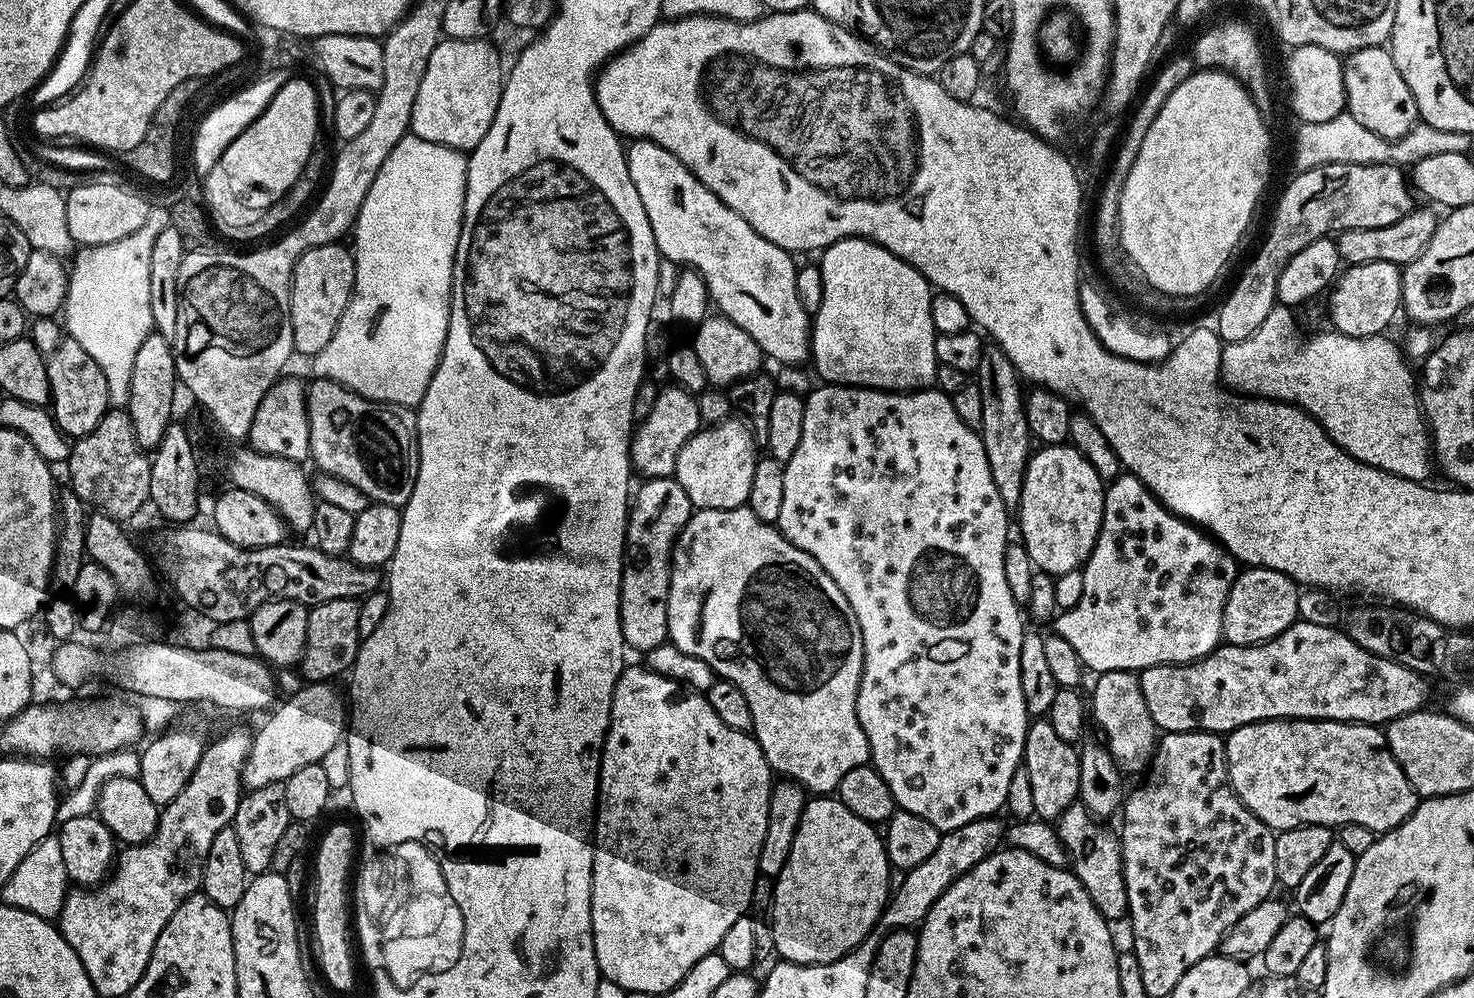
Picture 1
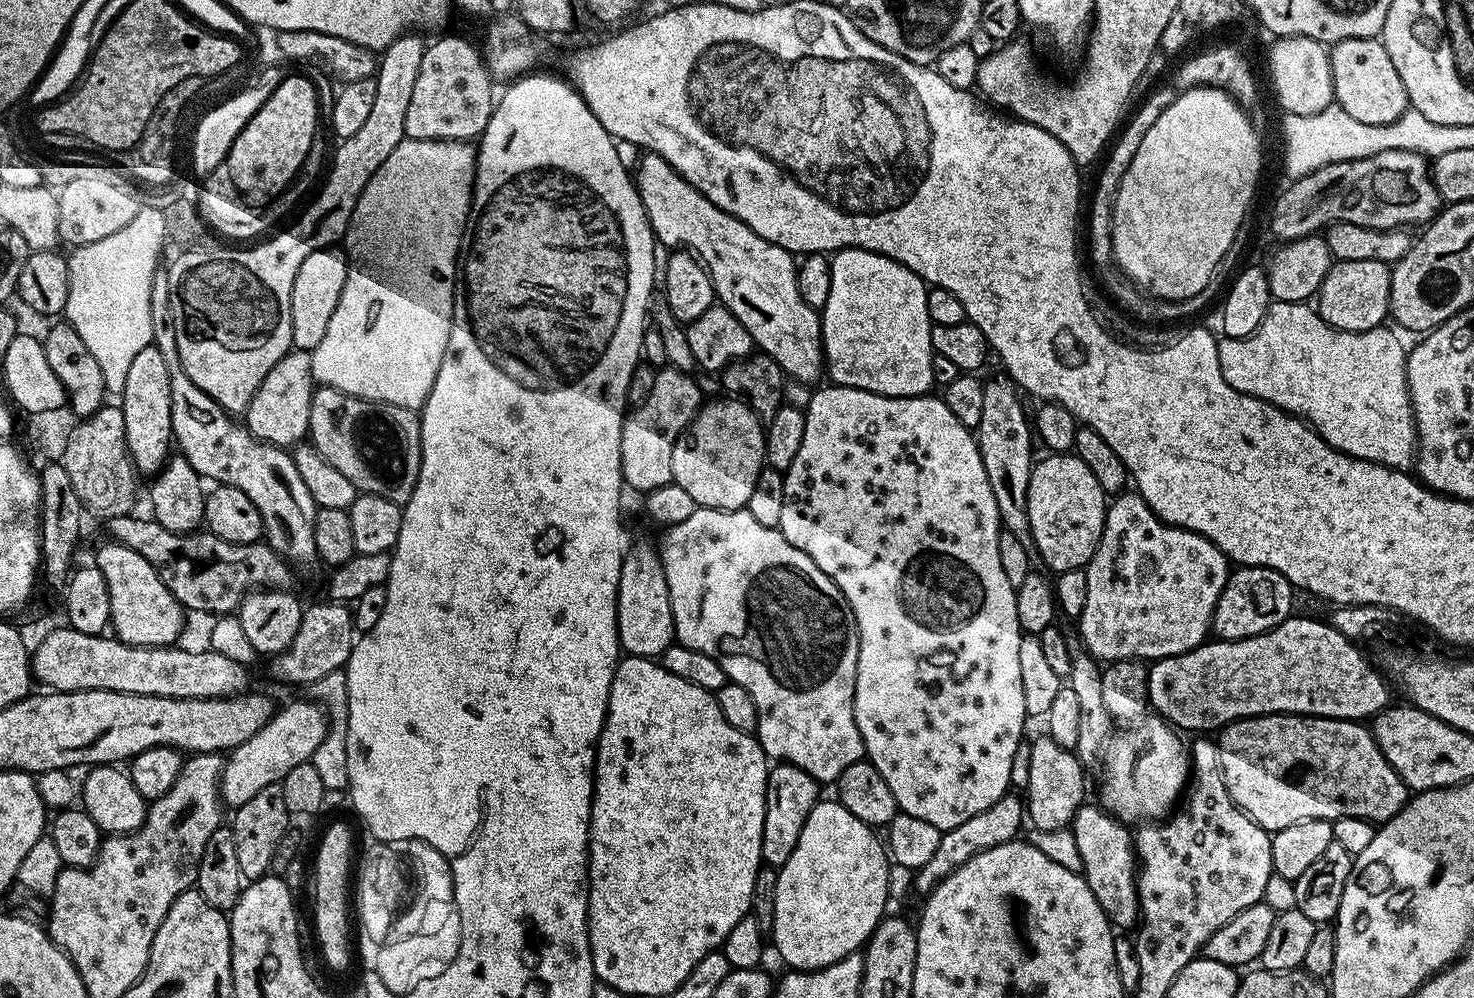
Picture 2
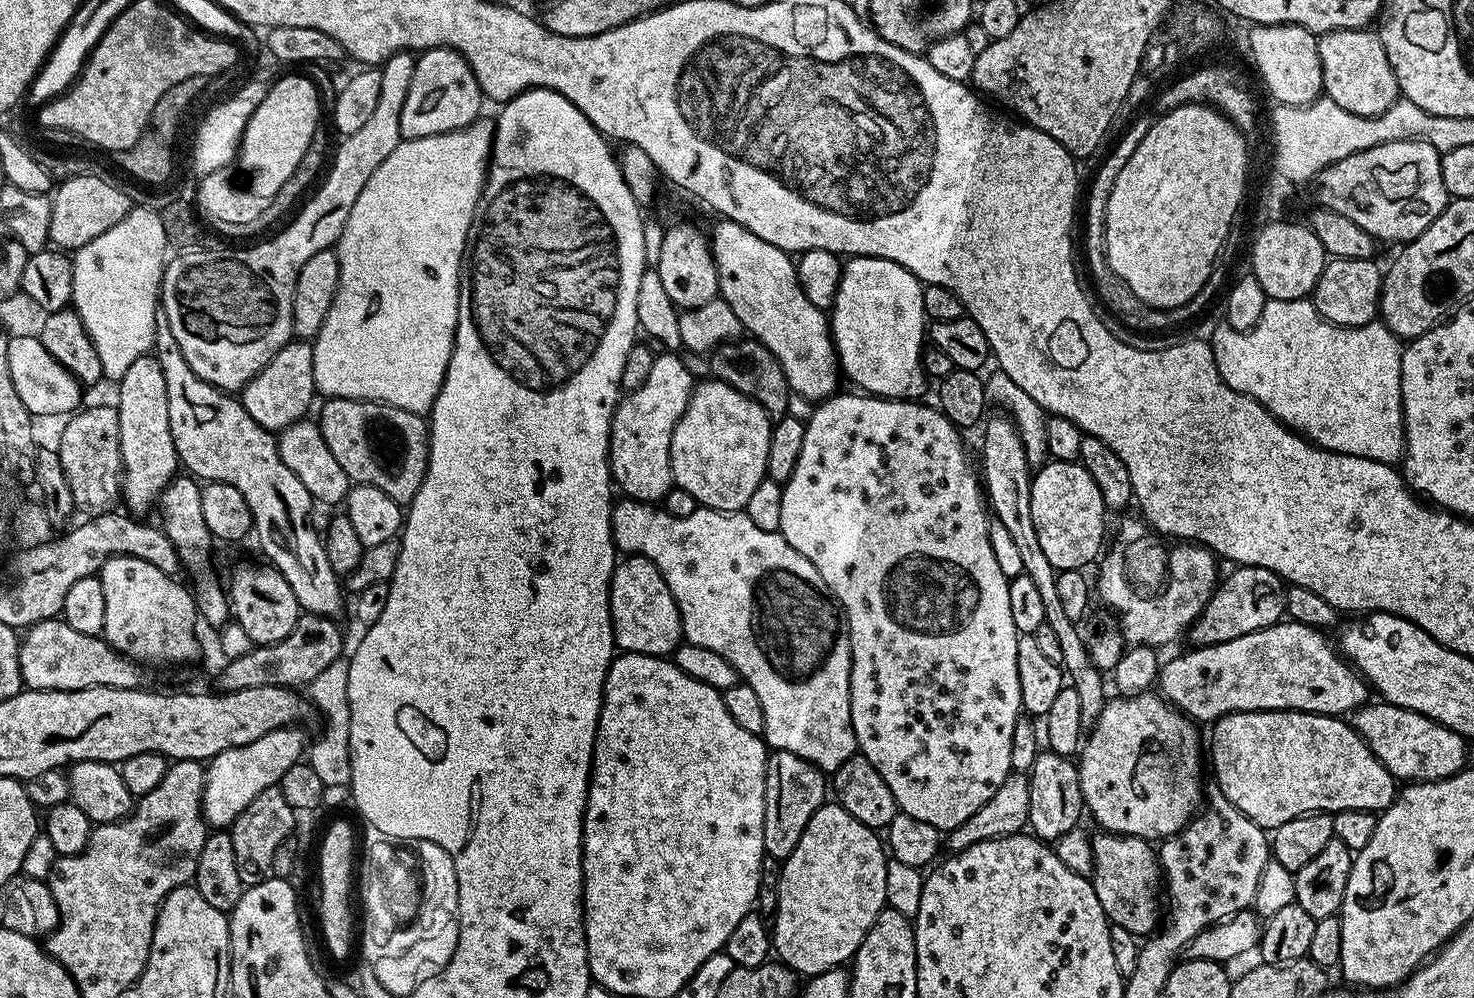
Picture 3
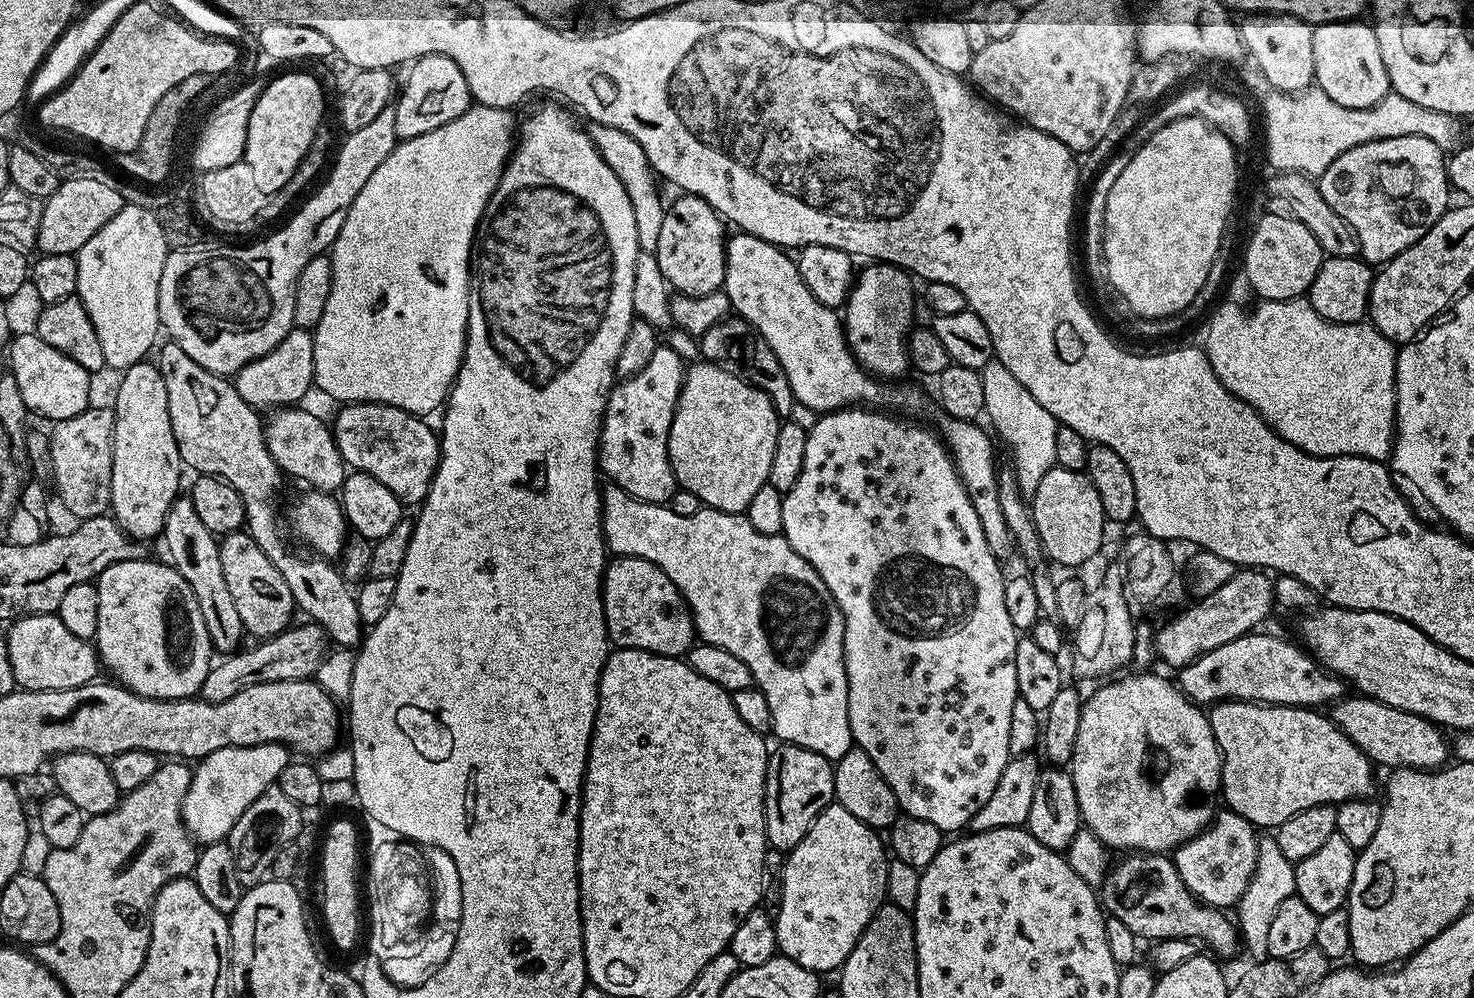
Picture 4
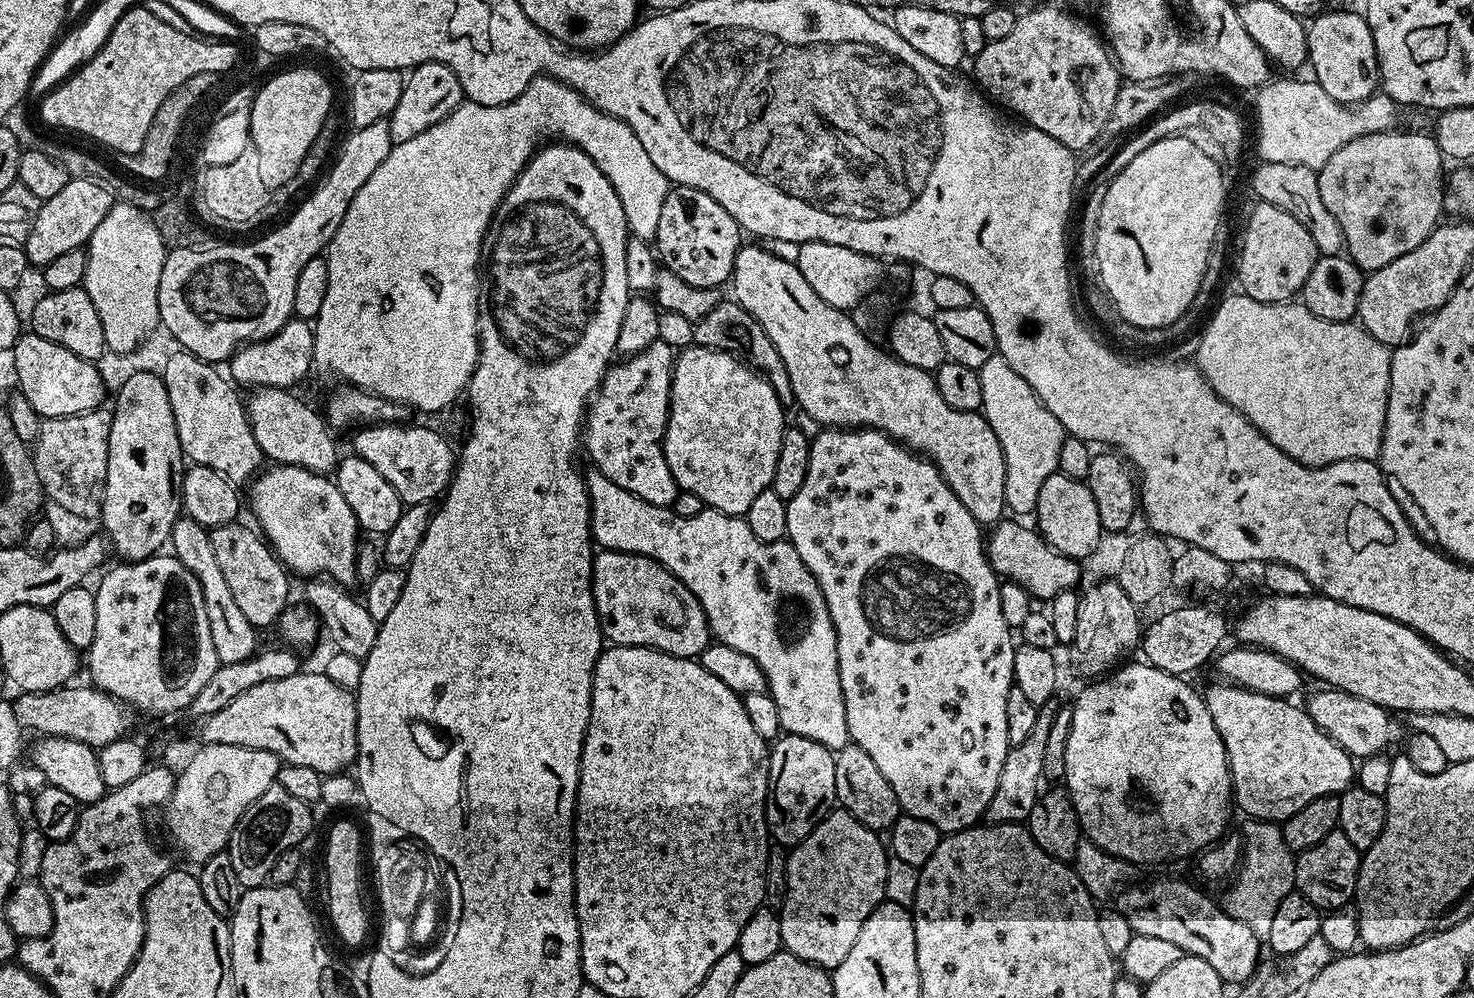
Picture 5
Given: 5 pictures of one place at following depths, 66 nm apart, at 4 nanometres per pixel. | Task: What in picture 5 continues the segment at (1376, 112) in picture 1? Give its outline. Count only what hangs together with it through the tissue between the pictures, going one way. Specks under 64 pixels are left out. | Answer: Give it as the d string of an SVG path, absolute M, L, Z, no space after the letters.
M1324 12L1321 16L1313 15L1307 25L1308 33L1308 59L1307 63L1312 64L1311 75L1317 84L1330 94L1339 104L1361 104L1369 96L1377 91L1380 83L1380 67L1376 57L1376 43L1372 37L1372 27L1369 26L1367 19L1356 12Z

